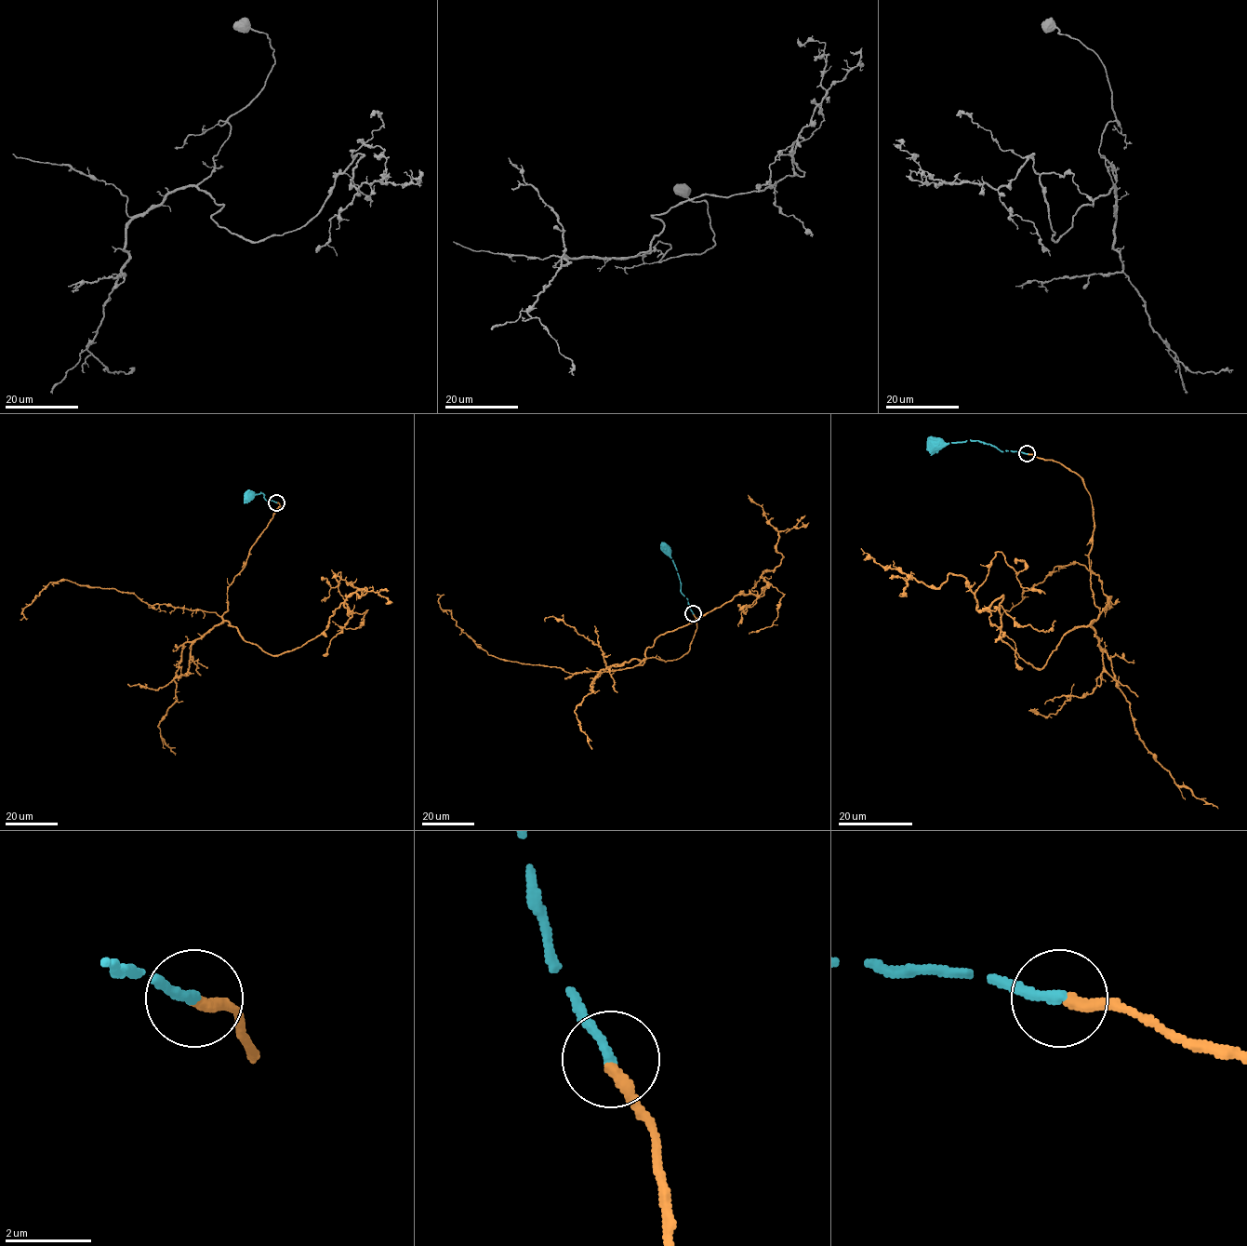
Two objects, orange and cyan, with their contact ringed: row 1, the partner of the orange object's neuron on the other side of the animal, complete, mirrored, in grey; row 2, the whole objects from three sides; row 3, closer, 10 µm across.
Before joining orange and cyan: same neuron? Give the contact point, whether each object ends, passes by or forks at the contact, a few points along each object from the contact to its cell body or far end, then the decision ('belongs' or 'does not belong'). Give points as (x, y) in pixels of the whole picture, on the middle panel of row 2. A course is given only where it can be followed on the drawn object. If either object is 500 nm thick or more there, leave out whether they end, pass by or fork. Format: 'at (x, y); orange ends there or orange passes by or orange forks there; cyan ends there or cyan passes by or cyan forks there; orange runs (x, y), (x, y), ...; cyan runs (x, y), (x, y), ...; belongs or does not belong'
at (693, 613); orange ends there; cyan ends there; orange runs (693, 614), (689, 650), (639, 664), (658, 636), (737, 595), (763, 595), (761, 576), (783, 556), (748, 495); cyan runs (693, 613), (681, 591), (681, 582), (668, 548); belongs

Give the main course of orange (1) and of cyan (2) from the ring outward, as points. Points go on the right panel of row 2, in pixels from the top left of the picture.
1: (1028, 453), (1090, 494), (1099, 609), (1041, 668), (1002, 596), (861, 548)
2: (1027, 453), (1001, 451), (977, 440), (935, 444)

